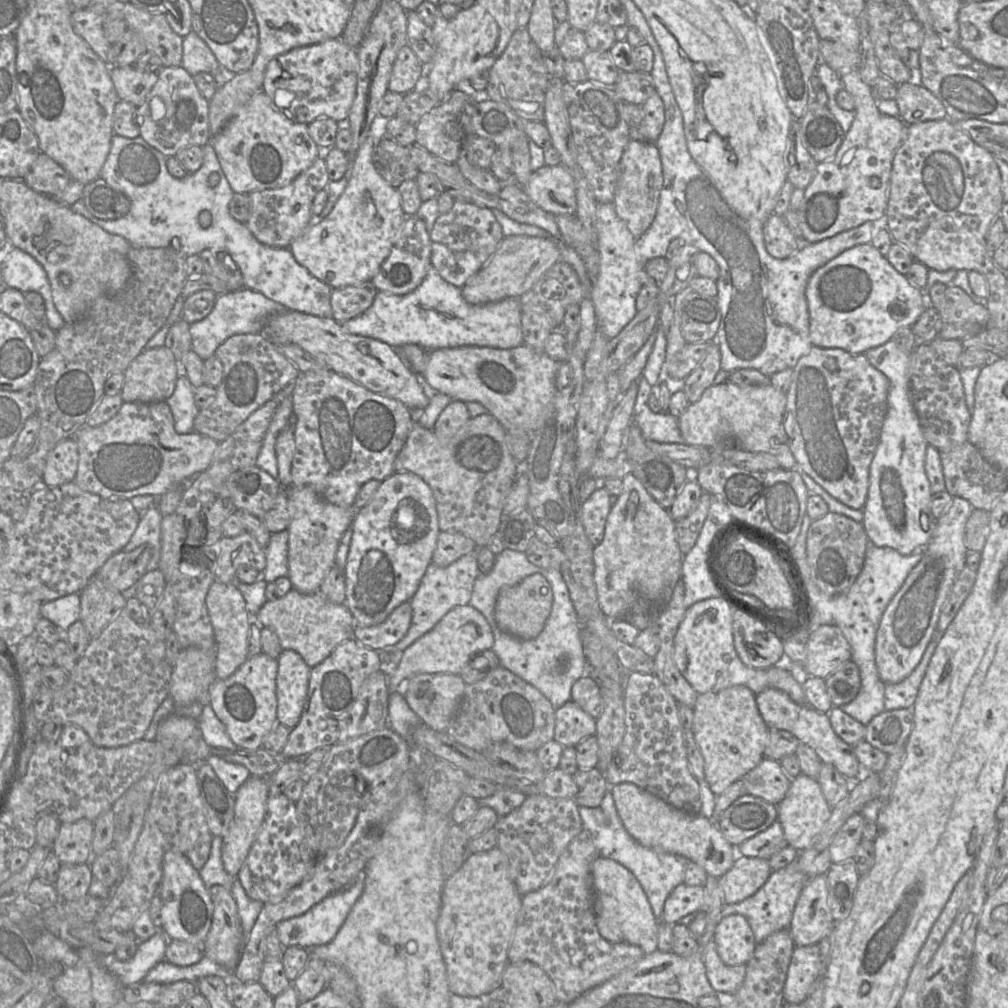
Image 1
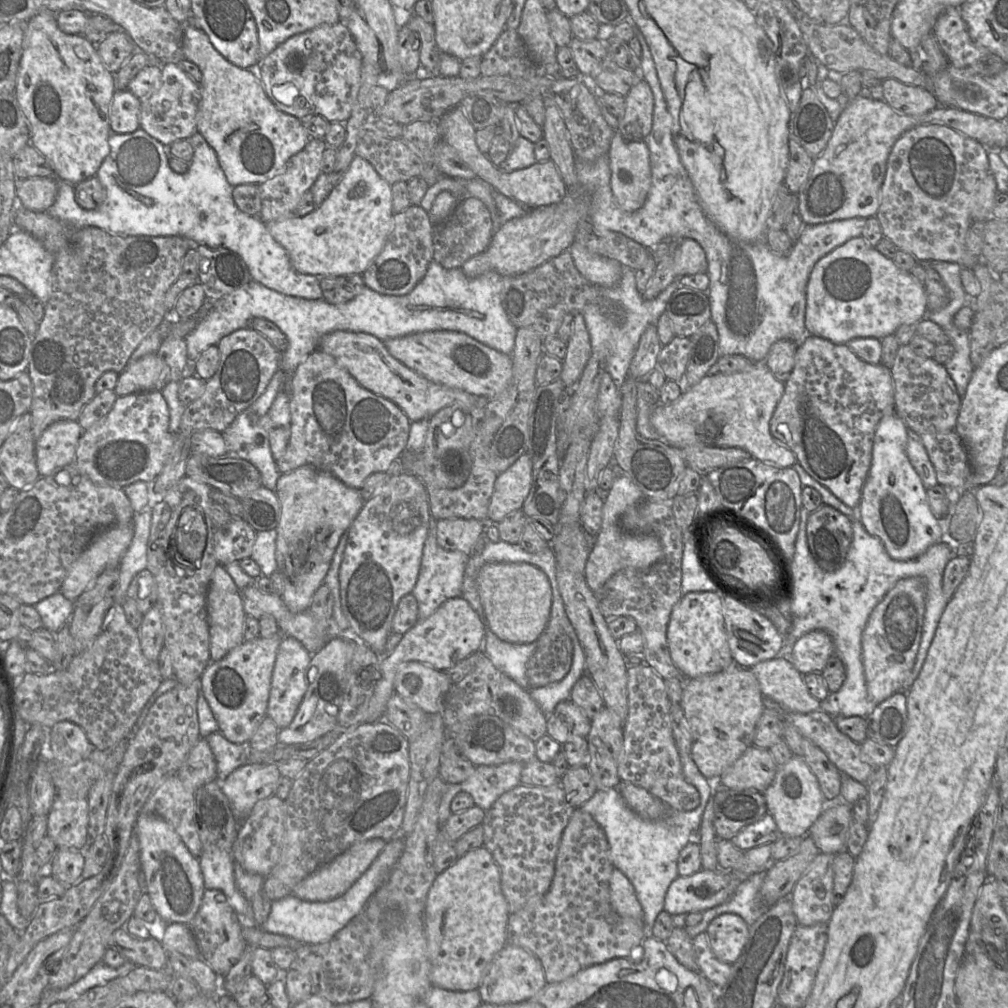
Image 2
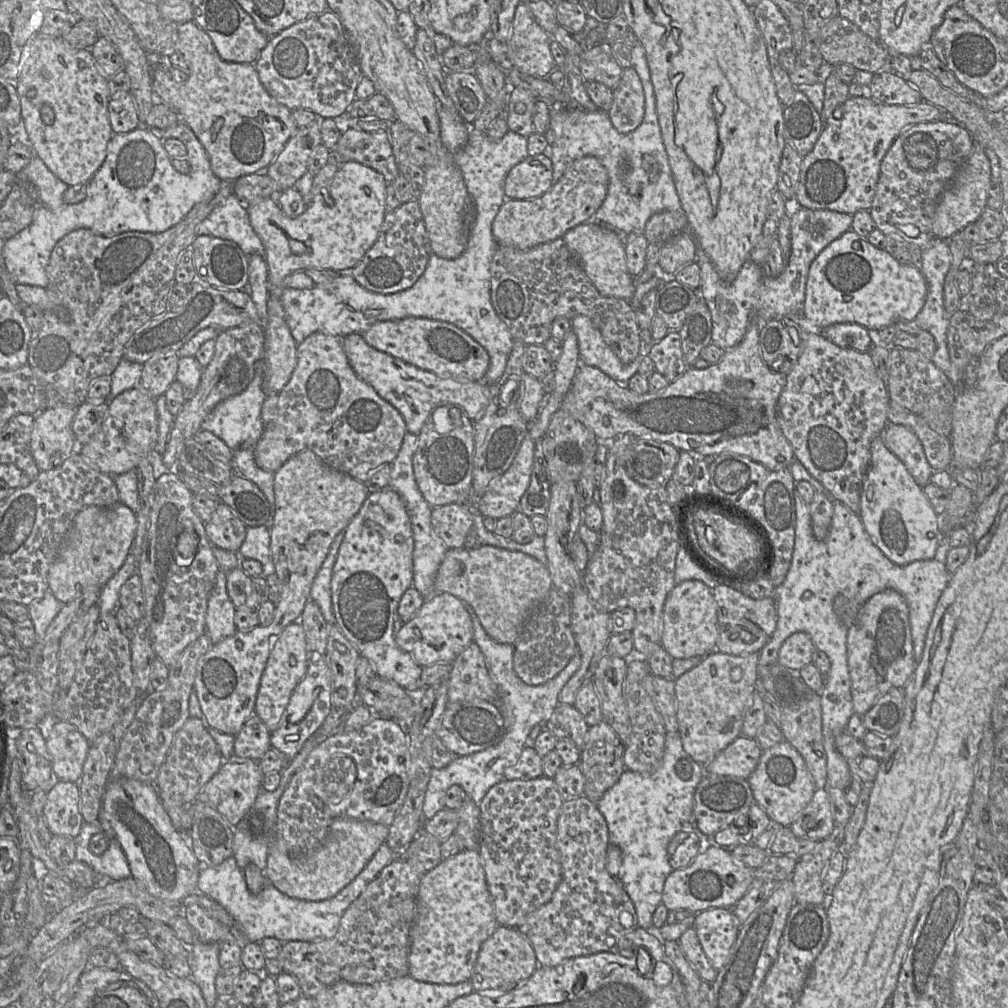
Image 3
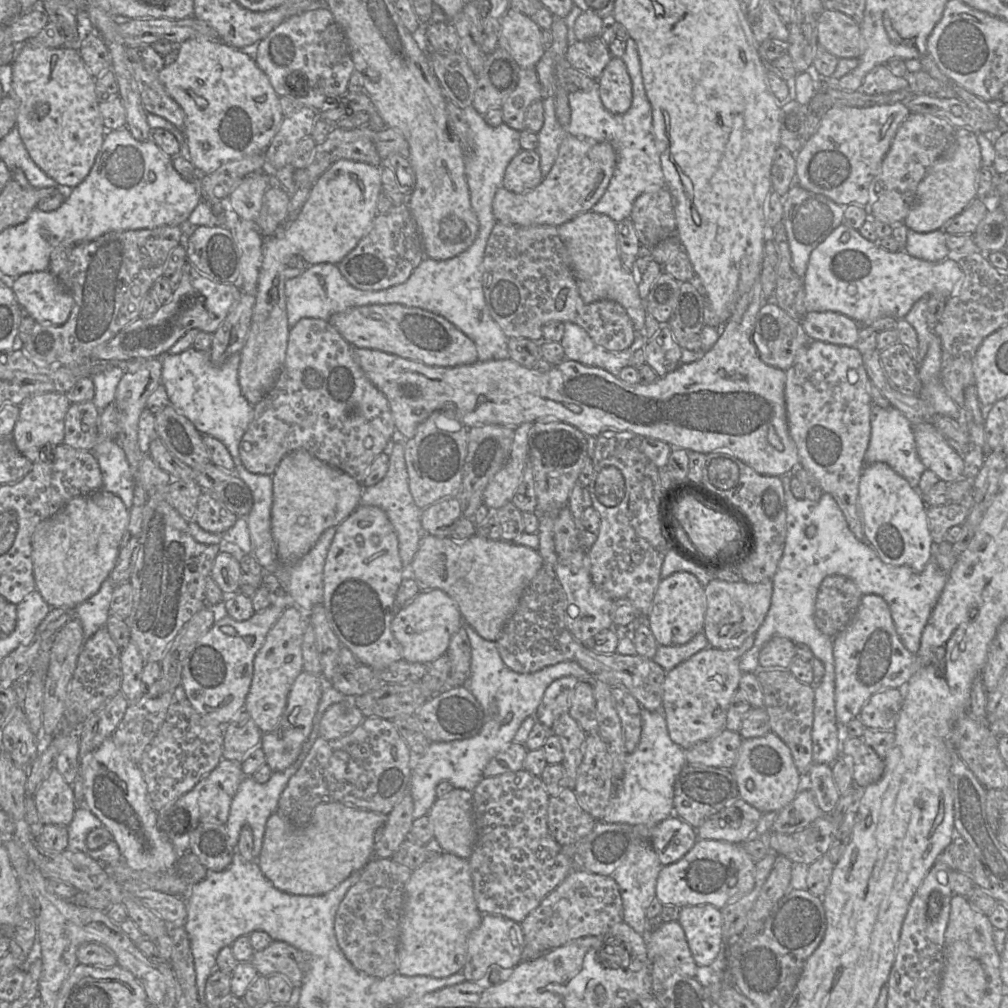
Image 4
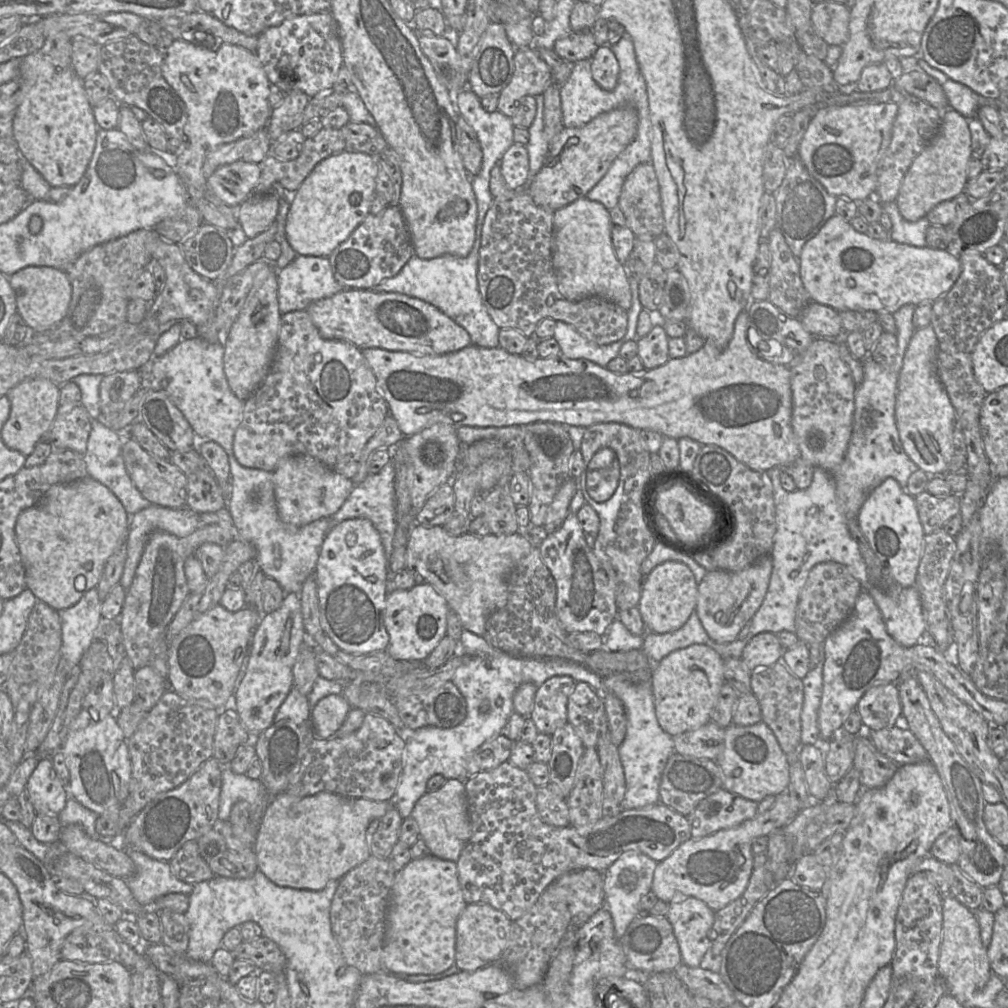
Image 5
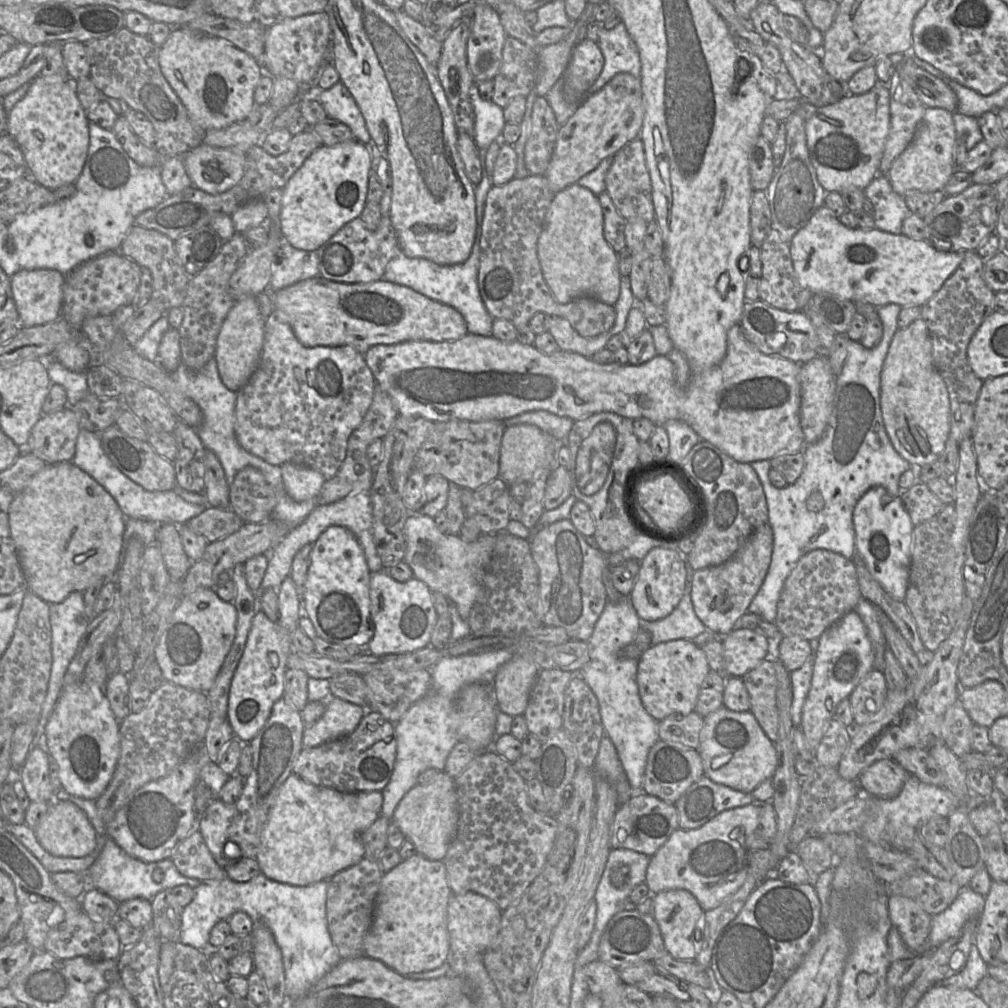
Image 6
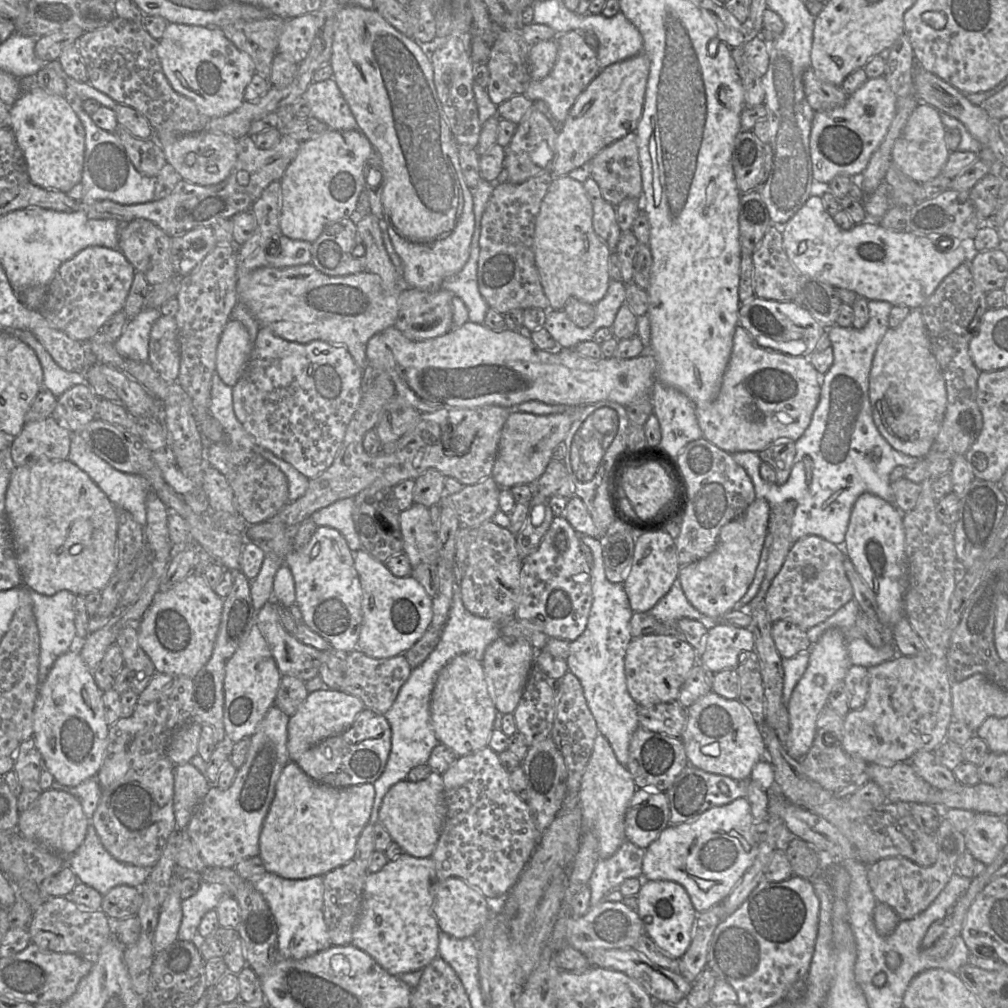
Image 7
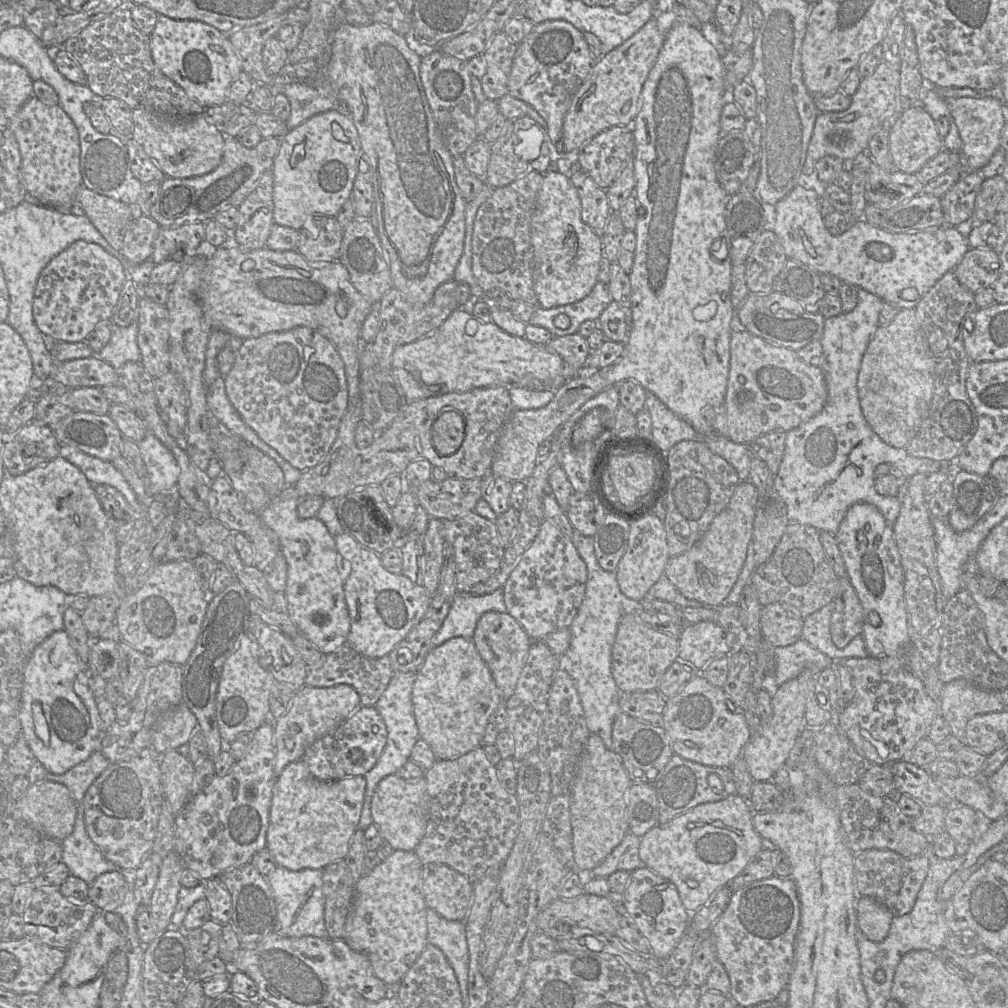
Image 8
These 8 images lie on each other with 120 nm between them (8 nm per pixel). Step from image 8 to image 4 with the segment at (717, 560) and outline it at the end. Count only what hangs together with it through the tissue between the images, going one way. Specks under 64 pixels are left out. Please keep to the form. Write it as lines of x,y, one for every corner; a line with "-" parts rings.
713,578
704,587
706,612
703,632
709,646
731,650
742,645
746,638
755,635
769,610
772,597
772,580
760,583
727,582

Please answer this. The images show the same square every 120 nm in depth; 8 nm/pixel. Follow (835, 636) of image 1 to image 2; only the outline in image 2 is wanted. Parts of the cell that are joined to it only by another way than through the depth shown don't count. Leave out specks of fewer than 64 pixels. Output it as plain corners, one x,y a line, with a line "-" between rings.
823,630
806,633
794,643
791,651
792,664
802,675
821,673
832,655
835,655
833,640

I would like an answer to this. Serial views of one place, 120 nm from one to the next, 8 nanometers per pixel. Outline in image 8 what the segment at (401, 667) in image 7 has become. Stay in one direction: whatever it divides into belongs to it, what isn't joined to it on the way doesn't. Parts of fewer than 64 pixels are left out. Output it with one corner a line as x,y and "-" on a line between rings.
344,644
335,651
325,654
316,665
308,667
305,684
312,687
330,687
336,684
350,685
358,694
362,706
374,707
392,675
394,674
388,656
367,658

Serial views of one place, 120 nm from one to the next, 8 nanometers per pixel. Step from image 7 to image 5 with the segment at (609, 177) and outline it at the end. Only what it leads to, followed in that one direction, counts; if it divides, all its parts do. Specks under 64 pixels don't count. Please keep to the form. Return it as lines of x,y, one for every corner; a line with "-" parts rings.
650,162
638,165
627,176
619,196
618,207
623,212
626,223
635,237
651,237
655,239
665,233
659,183

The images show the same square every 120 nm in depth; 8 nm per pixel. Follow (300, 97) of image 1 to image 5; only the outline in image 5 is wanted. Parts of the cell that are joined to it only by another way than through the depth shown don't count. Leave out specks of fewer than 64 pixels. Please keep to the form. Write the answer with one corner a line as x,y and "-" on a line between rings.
329,11
293,16
283,20
280,24
268,27
258,35
255,53
271,84
277,86
284,93
296,89
301,90
310,98
316,96
323,89
332,89
343,65
338,26

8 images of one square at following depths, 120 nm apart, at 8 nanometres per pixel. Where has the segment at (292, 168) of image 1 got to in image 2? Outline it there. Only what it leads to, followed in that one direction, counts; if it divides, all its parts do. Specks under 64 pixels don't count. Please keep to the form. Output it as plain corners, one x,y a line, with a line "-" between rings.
183,24
181,51
202,73
197,131
215,151
231,186
261,184
285,170
287,161
309,140
301,120
279,110
268,98
258,75
258,66
241,68
224,58
201,28

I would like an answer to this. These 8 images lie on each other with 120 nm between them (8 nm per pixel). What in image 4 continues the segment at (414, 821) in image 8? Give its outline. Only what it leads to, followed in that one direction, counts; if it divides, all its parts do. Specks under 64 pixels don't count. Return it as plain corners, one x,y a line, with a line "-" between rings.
453,788
435,800
427,816
444,853
468,860
476,839
472,792

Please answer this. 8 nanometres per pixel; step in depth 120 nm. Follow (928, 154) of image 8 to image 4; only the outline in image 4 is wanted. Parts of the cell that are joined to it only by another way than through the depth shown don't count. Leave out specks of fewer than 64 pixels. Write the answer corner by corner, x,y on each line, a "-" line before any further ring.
956,128
953,142
927,170
917,187
914,205
904,223
919,233
940,229
946,222
962,212
977,196
979,173
982,167
977,133
966,128

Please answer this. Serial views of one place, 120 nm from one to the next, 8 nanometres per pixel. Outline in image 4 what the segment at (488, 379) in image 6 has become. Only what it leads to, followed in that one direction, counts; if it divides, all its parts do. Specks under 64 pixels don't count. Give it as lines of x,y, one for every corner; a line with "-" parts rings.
757,278
739,298
717,342
701,359
681,363
674,371
648,385
628,384
604,369
568,359
541,373
523,367
510,358
477,361
457,367
433,367
366,348
354,348
354,358
367,378
387,398
396,432
405,440
413,438
417,427
437,411
453,413
468,429
487,424
518,427
542,419
557,419
594,438
607,431
630,431
640,437
661,440
671,448
704,455
715,451
731,453
761,475
781,477
799,465
799,456
788,429
786,371
764,363
753,341
757,314
764,300
761,280

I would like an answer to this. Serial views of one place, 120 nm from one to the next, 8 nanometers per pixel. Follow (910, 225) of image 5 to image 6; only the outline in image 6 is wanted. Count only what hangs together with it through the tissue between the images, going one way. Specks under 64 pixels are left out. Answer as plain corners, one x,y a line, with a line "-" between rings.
878,173
863,191
874,207
875,227
883,232
902,234
903,221
912,211
904,197
893,190
889,178

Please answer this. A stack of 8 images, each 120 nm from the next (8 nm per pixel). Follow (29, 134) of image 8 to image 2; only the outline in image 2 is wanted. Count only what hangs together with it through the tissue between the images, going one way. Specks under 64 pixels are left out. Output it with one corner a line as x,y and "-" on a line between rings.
42,12
28,21
27,30
23,39
23,51
18,67
14,94
27,119
27,126
30,132
30,144
46,158
58,180
66,181
71,185
77,185
86,179
96,176
102,162
110,152
110,105
115,91
114,74
104,66
97,52
96,45
88,41
83,35
69,35
62,32
56,22
56,13

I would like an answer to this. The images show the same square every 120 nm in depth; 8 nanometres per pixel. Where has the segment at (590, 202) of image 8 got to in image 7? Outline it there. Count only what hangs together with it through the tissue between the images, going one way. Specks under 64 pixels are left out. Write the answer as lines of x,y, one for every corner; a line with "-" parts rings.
588,178
582,184
592,204
594,231
614,250
622,233
616,220
615,207
603,198
595,180

